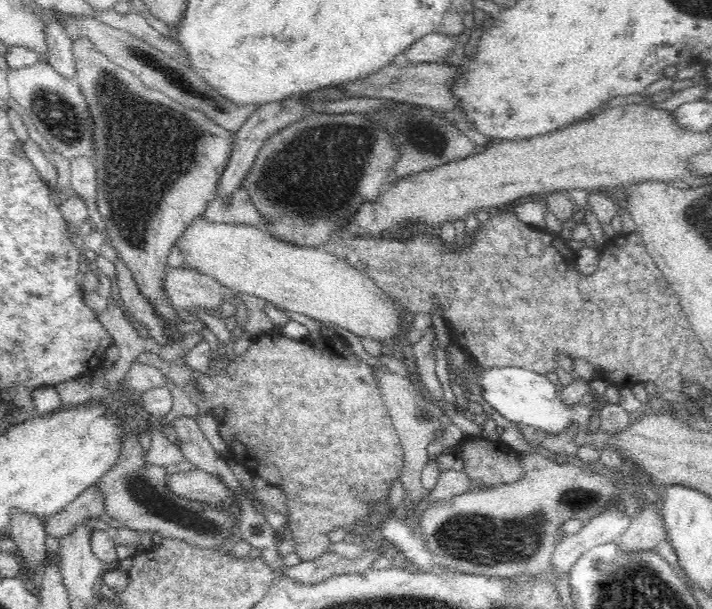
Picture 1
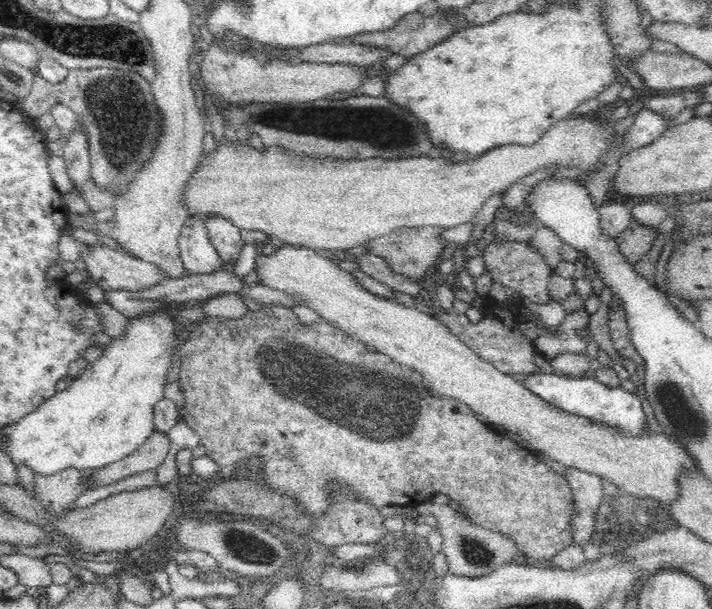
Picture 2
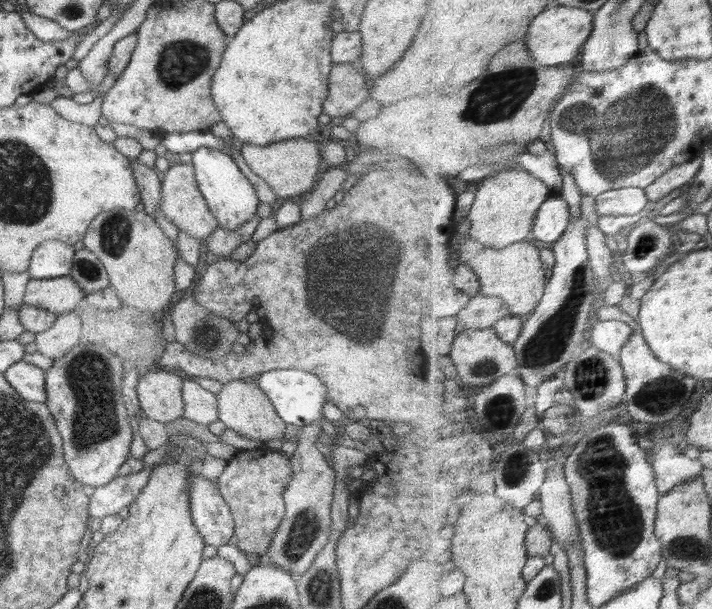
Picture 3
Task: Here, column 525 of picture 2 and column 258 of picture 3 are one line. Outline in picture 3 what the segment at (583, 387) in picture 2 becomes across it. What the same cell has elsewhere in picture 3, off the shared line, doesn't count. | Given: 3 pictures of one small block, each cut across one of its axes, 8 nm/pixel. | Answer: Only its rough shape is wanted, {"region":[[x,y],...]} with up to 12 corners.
{"region":[[296,369],[261,373],[256,384],[286,424],[322,420],[328,388]]}

